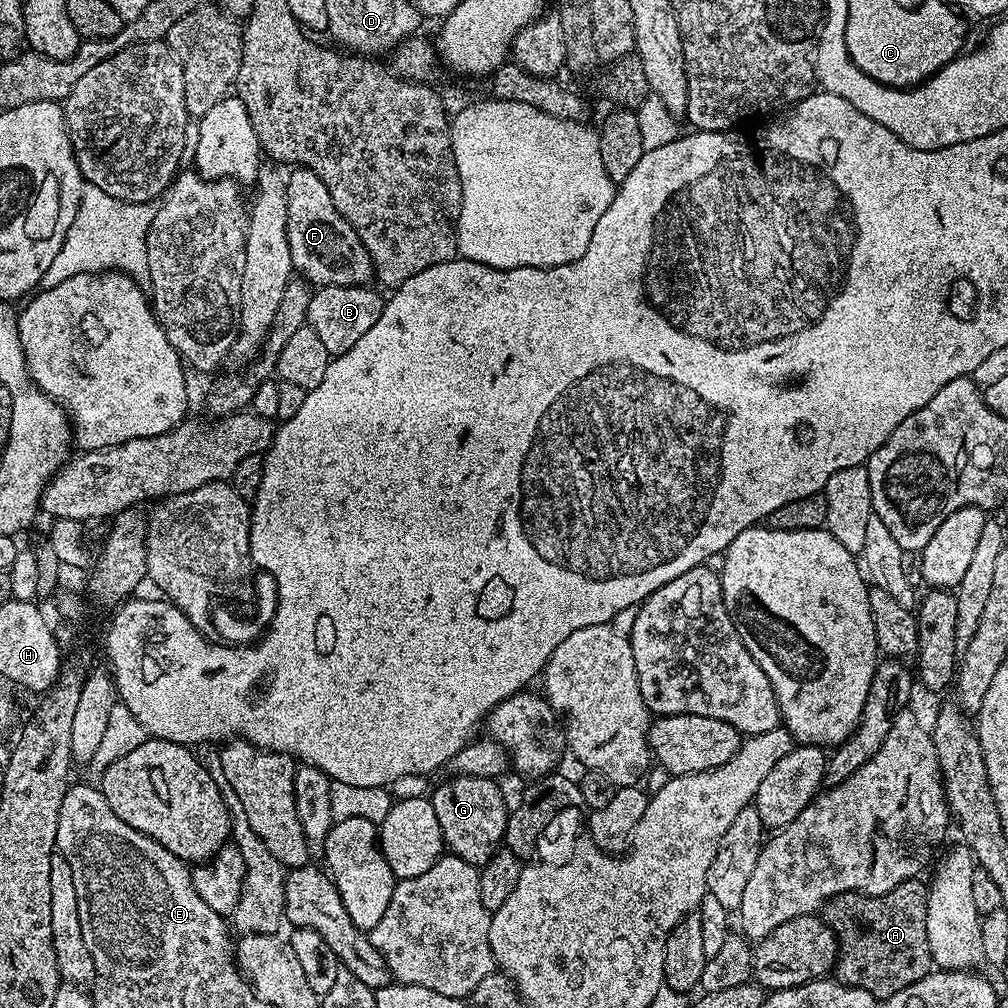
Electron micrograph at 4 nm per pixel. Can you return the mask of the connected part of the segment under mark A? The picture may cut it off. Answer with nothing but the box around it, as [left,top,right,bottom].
[822,879,934,1001]

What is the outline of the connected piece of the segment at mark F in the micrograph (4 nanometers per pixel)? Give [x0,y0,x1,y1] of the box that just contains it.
[286,167,374,286]

